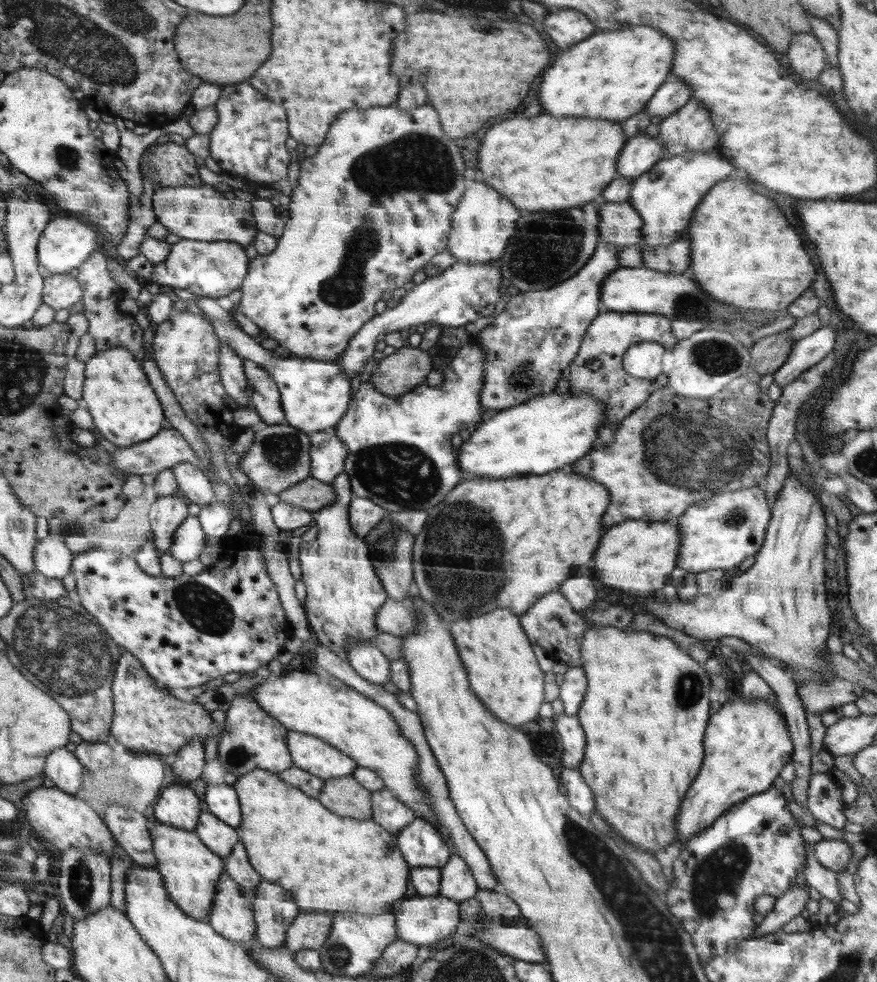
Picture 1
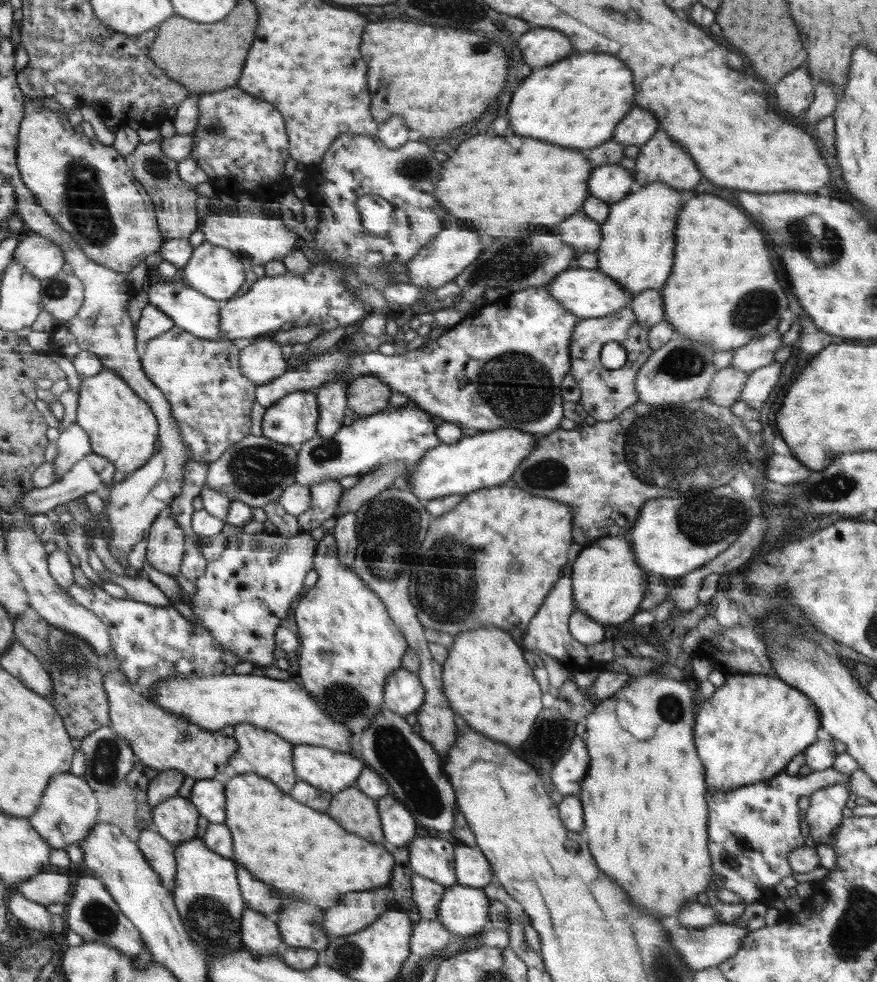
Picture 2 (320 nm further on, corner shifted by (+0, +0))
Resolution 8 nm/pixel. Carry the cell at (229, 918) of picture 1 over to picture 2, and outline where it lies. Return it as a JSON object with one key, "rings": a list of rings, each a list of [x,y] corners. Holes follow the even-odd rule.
{"rings":[[[247,908],[244,910],[243,920],[240,924],[240,938],[242,938],[246,950],[259,956],[263,954],[281,955],[284,940],[273,917]]]}

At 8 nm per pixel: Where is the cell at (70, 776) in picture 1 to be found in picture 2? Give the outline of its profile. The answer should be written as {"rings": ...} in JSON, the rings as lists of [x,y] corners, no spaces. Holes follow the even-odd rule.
{"rings":[[[64,773],[50,779],[39,808],[27,819],[52,849],[65,849],[70,844],[79,844],[87,837],[96,824],[96,812],[98,801],[86,780],[74,774]]]}

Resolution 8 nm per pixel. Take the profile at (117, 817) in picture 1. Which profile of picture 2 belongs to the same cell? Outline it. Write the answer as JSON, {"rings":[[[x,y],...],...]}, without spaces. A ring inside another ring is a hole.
{"rings":[[[150,827],[139,831],[139,848],[150,865],[162,878],[164,888],[173,889],[176,883],[177,862],[175,845],[166,840],[156,828]]]}

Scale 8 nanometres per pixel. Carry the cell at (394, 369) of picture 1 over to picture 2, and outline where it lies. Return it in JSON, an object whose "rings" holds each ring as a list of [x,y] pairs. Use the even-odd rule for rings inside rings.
{"rings":[[[364,375],[346,385],[348,408],[358,416],[371,416],[388,408],[391,388],[379,378]]]}

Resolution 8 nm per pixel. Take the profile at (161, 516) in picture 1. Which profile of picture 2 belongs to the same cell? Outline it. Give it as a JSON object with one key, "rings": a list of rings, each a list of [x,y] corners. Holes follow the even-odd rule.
{"rings":[[[167,513],[161,514],[152,523],[143,547],[147,555],[147,563],[158,572],[171,577],[179,573],[187,549],[187,541],[184,531]]]}

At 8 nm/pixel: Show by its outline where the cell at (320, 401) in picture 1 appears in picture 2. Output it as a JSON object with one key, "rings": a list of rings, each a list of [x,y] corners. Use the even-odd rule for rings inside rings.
{"rings":[[[316,391],[291,392],[264,412],[262,435],[299,449],[318,432],[319,403]]]}

